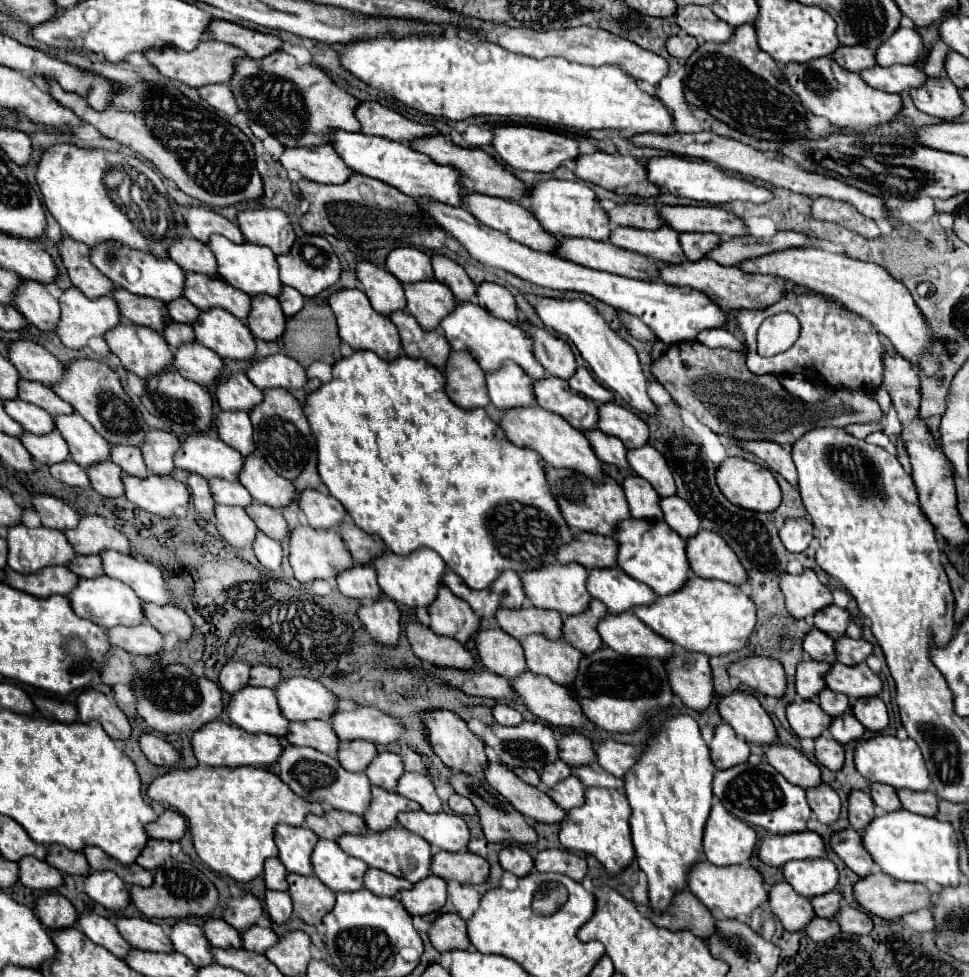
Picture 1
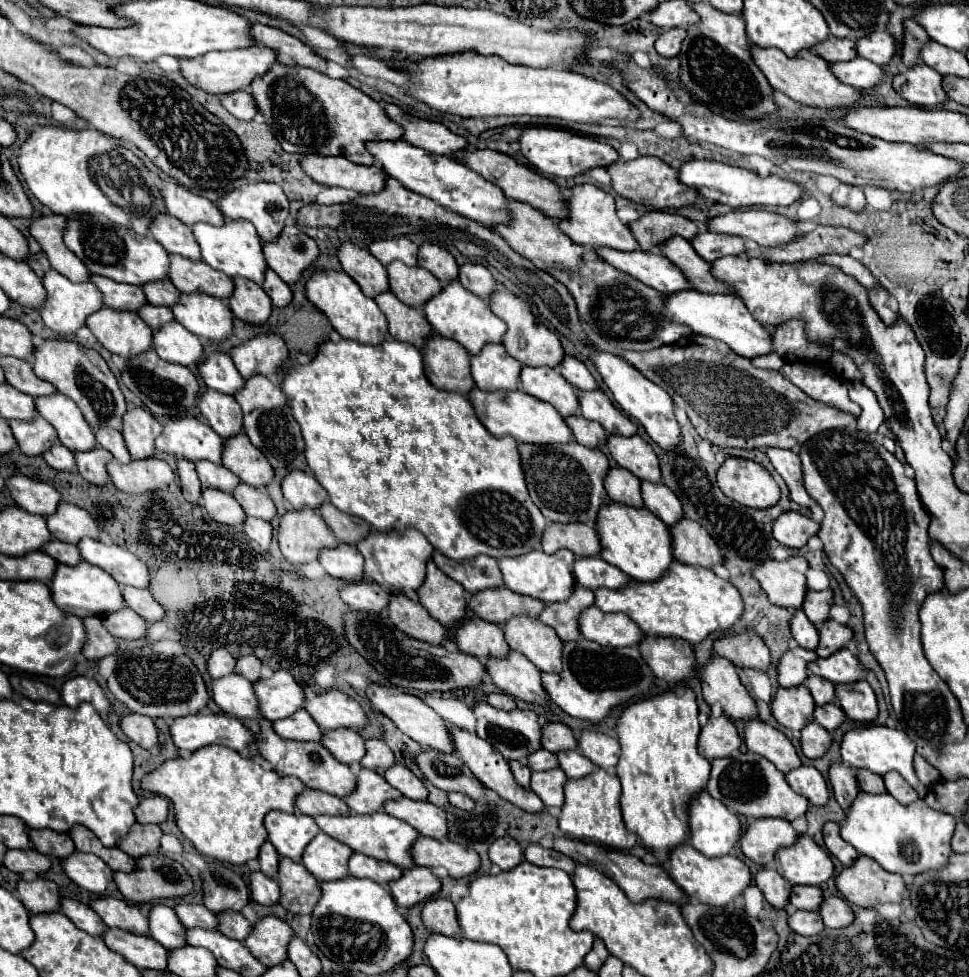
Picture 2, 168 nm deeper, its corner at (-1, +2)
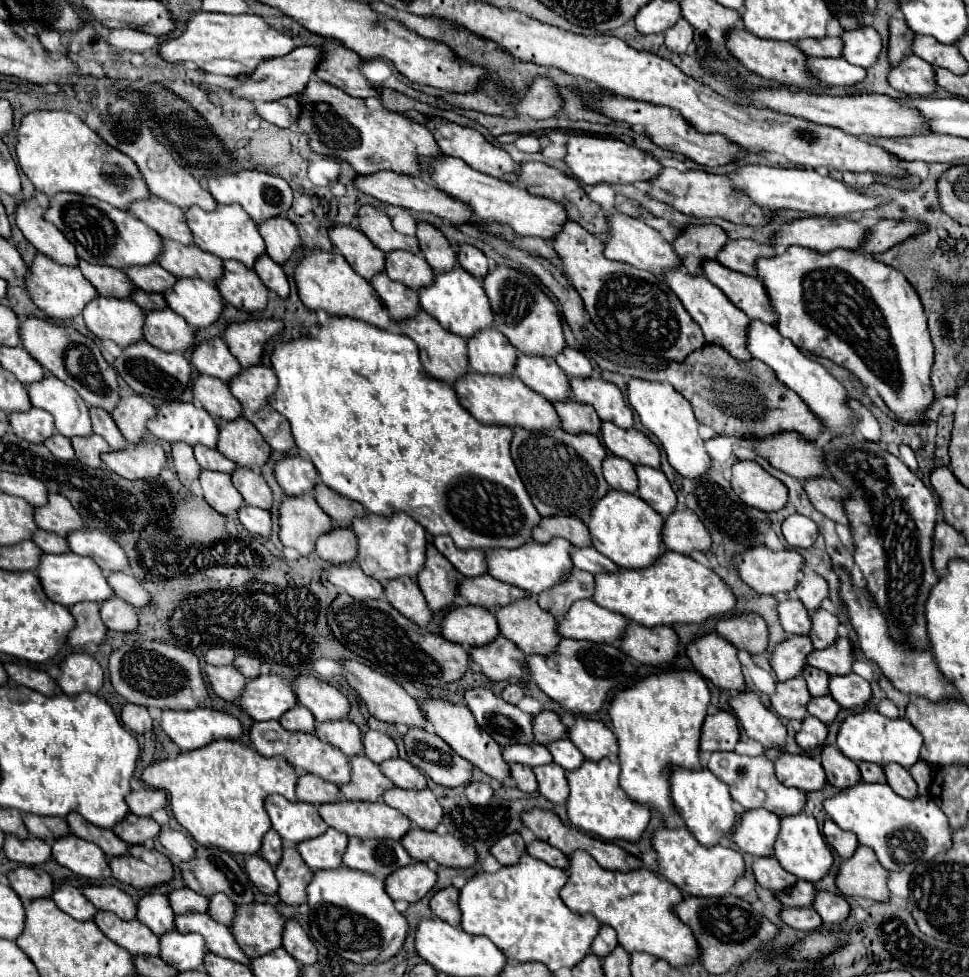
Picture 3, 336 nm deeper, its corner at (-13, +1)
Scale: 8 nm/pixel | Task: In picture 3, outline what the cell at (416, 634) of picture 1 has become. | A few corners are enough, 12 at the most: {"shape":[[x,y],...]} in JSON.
{"shape":[[410,577],[388,581],[386,599],[416,625],[432,611]]}

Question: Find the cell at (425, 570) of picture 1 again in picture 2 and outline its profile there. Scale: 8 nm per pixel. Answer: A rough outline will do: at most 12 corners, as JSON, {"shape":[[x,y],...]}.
{"shape":[[414,528],[372,530],[364,576],[388,592],[424,582],[432,544]]}

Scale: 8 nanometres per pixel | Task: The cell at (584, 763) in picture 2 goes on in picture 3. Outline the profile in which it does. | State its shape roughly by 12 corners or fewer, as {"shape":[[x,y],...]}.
{"shape":[[570,739],[550,743],[548,751],[566,771],[584,763],[584,755]]}

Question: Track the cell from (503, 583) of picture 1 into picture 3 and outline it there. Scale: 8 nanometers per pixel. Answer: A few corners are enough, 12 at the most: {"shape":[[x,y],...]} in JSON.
{"shape":[[434,537],[434,547],[464,575],[488,573],[480,549],[456,549],[450,537]]}

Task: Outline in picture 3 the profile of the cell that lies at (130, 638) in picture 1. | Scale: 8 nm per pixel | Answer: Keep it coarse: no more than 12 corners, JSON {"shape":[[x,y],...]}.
{"shape":[[120,597],[104,601],[100,613],[112,631],[138,629],[136,609]]}

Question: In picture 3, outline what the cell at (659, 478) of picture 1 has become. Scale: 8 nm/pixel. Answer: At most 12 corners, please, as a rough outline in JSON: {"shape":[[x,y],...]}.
{"shape":[[602,423],[602,441],[616,457],[660,469],[660,451],[638,429]]}

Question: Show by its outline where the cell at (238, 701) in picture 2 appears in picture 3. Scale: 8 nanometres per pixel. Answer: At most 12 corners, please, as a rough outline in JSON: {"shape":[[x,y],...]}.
{"shape":[[232,665],[208,667],[206,675],[214,693],[236,703],[246,679]]}

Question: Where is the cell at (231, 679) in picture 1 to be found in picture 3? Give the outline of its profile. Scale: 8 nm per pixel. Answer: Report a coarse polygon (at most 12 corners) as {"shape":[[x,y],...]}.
{"shape":[[216,647],[206,653],[206,663],[224,667],[234,663],[234,651]]}

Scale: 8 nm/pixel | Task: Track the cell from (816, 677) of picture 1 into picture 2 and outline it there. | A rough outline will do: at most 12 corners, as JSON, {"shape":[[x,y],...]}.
{"shape":[[806,648],[784,652],[778,662],[778,684],[792,688],[808,676],[816,652]]}

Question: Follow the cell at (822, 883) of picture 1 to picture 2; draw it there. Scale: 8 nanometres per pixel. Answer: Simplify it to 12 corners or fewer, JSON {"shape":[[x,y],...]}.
{"shape":[[808,834],[778,848],[774,864],[790,884],[818,886],[834,864]]}

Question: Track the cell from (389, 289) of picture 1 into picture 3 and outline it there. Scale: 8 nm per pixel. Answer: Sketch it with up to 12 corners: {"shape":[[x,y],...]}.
{"shape":[[330,229],[334,247],[366,281],[384,271],[386,255],[362,231]]}

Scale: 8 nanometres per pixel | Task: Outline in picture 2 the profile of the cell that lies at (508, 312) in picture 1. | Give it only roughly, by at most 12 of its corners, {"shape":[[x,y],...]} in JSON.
{"shape":[[462,264],[458,280],[488,300],[496,288],[484,264]]}

